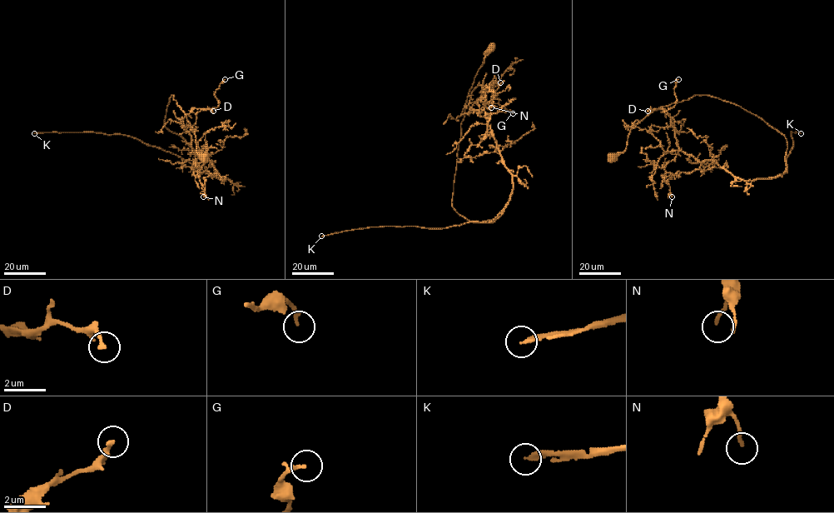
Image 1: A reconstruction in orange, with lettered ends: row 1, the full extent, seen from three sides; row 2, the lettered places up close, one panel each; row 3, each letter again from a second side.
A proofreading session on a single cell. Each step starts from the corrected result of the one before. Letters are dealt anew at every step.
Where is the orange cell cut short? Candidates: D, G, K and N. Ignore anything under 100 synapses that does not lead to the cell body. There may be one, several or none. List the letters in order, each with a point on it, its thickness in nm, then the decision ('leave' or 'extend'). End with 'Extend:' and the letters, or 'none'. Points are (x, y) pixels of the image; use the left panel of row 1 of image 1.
D: at (213, 111); 190 nm thick; leave
G: at (225, 79); 160 nm thick; leave
K: at (34, 133); 200 nm thick; extend
N: at (203, 196); 150 nm thick; leave
Extend: K

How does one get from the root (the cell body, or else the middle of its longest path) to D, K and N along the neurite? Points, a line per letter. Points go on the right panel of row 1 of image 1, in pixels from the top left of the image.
D: (613, 156), (650, 113), (707, 95), (781, 133), (786, 169), (739, 179), (685, 154), (674, 121), (647, 111)
K: (613, 156), (648, 114), (695, 95), (733, 102), (781, 133), (783, 173), (791, 132), (801, 133)
N: (613, 156), (648, 114), (695, 95), (785, 136), (781, 174), (741, 180), (704, 160), (669, 177), (672, 196)

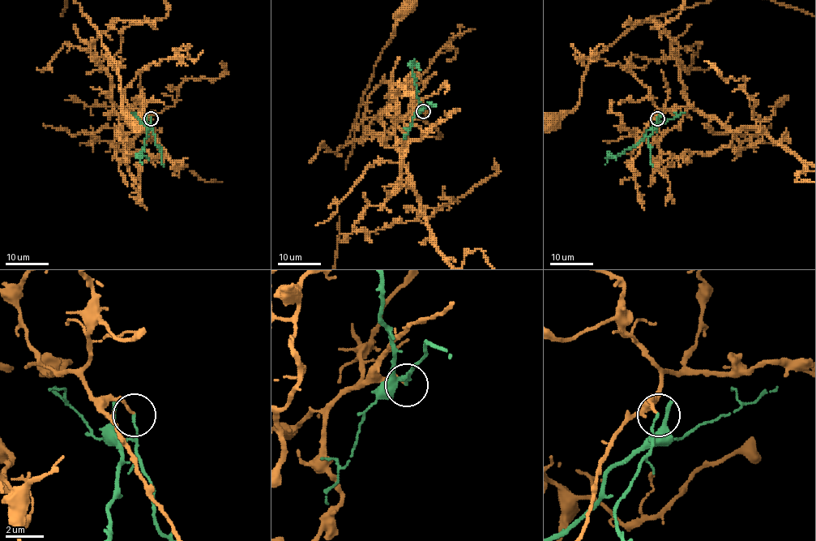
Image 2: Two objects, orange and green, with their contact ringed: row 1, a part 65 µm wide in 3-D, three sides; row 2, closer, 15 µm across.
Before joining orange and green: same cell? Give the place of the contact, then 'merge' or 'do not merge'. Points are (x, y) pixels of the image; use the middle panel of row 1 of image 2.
place (423, 111); do not merge

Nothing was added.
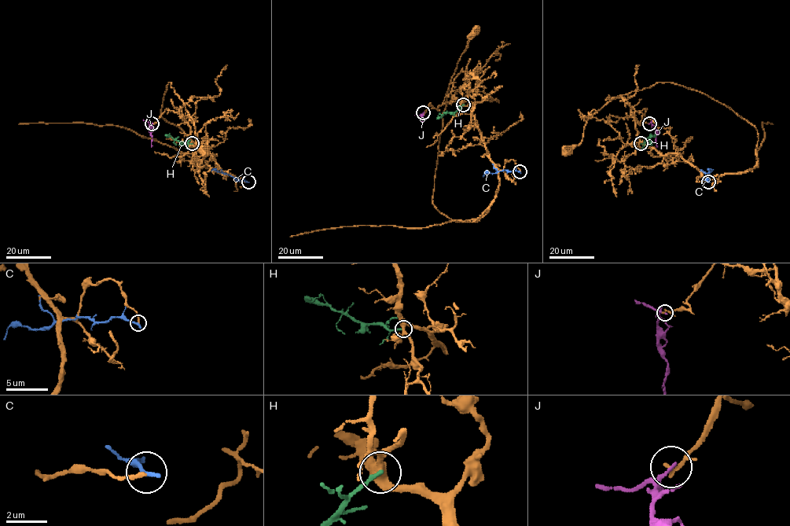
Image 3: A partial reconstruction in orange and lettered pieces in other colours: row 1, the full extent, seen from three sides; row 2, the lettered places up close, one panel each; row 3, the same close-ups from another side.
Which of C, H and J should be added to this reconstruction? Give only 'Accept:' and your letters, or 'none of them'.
Accept: none of them

